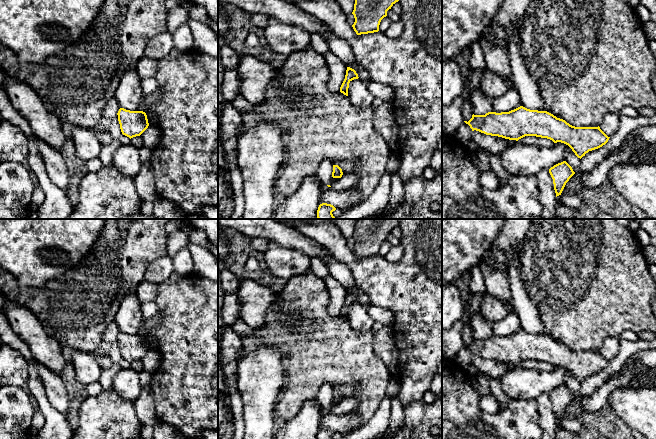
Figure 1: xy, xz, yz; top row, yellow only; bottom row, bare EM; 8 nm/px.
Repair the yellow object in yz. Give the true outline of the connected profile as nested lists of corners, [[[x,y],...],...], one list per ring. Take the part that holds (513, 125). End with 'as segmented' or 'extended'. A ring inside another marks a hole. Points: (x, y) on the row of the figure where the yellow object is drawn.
[[[520,106],[509,112],[472,115],[466,124],[472,131],[516,140],[525,136],[547,138],[568,145],[578,158],[605,145],[609,138],[600,127],[575,127],[547,111]]]; as segmented

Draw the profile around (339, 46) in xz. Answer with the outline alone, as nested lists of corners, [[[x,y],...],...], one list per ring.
[[[326,24],[324,26],[324,31],[324,38],[328,42],[330,51],[334,53],[347,67],[354,69],[360,80],[369,83],[371,81],[369,72],[356,61],[353,50],[347,41],[336,36],[332,29]]]

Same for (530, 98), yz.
[[[519,28],[512,31],[505,48],[509,52],[512,78],[520,95],[521,106],[530,110],[546,111],[538,85],[528,72],[521,53]]]

